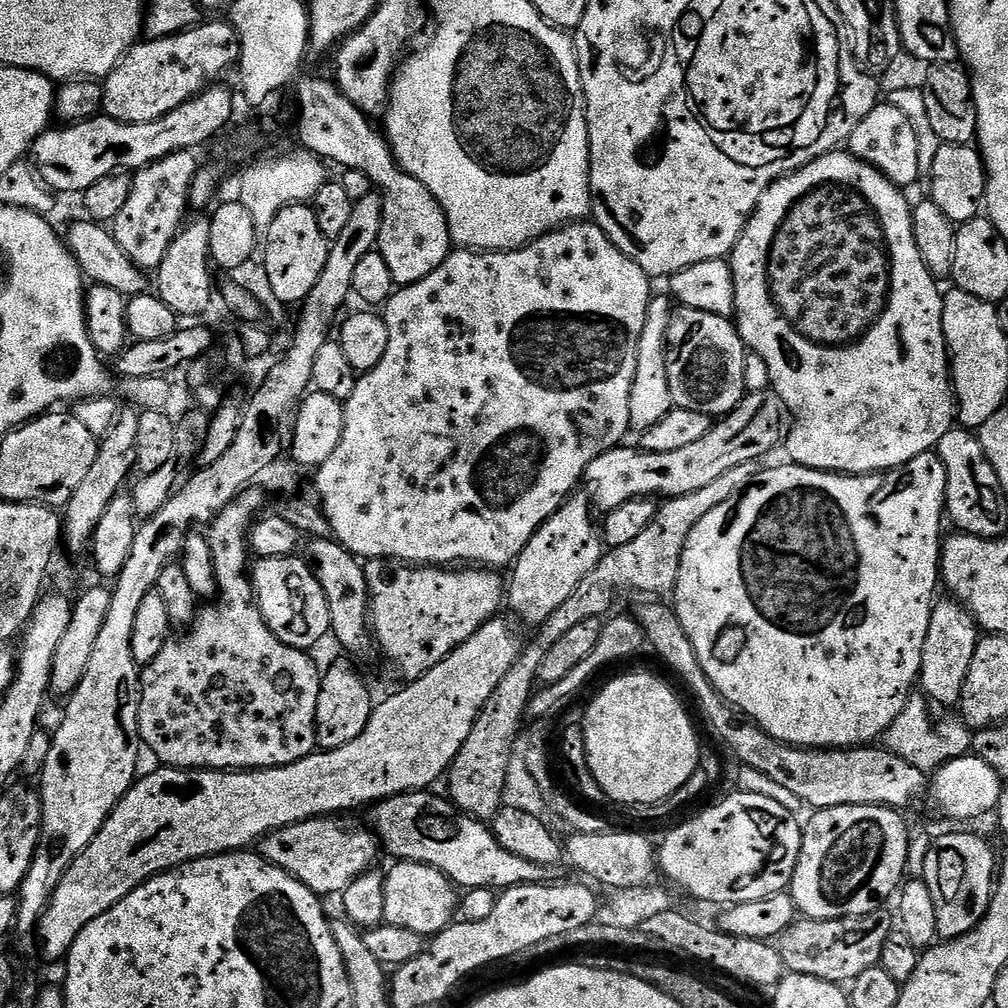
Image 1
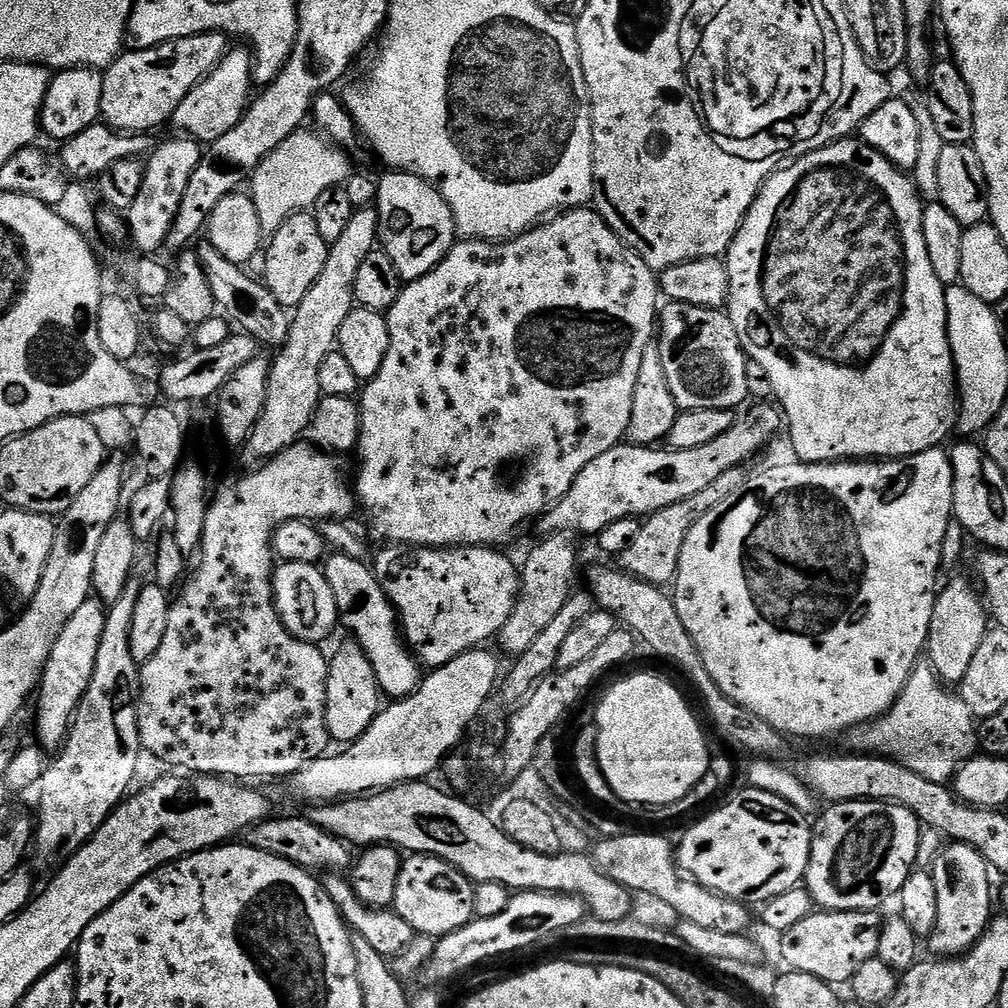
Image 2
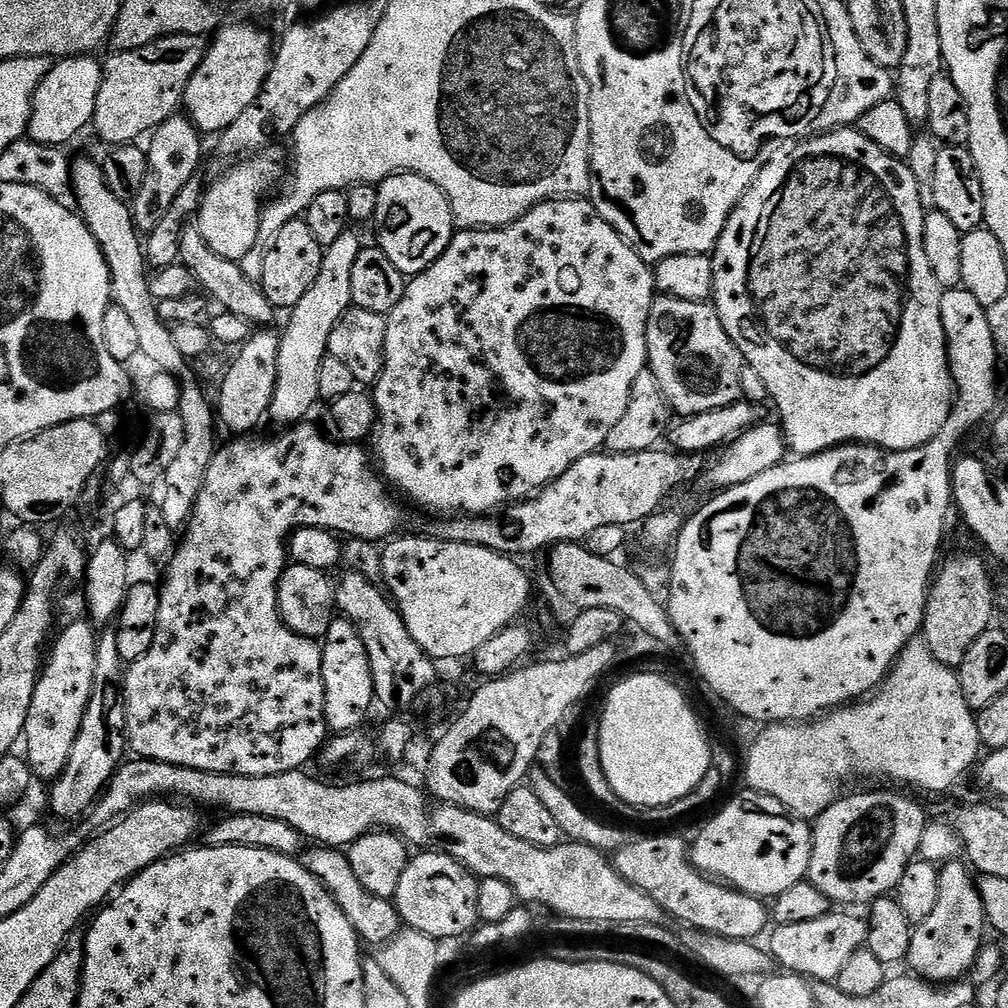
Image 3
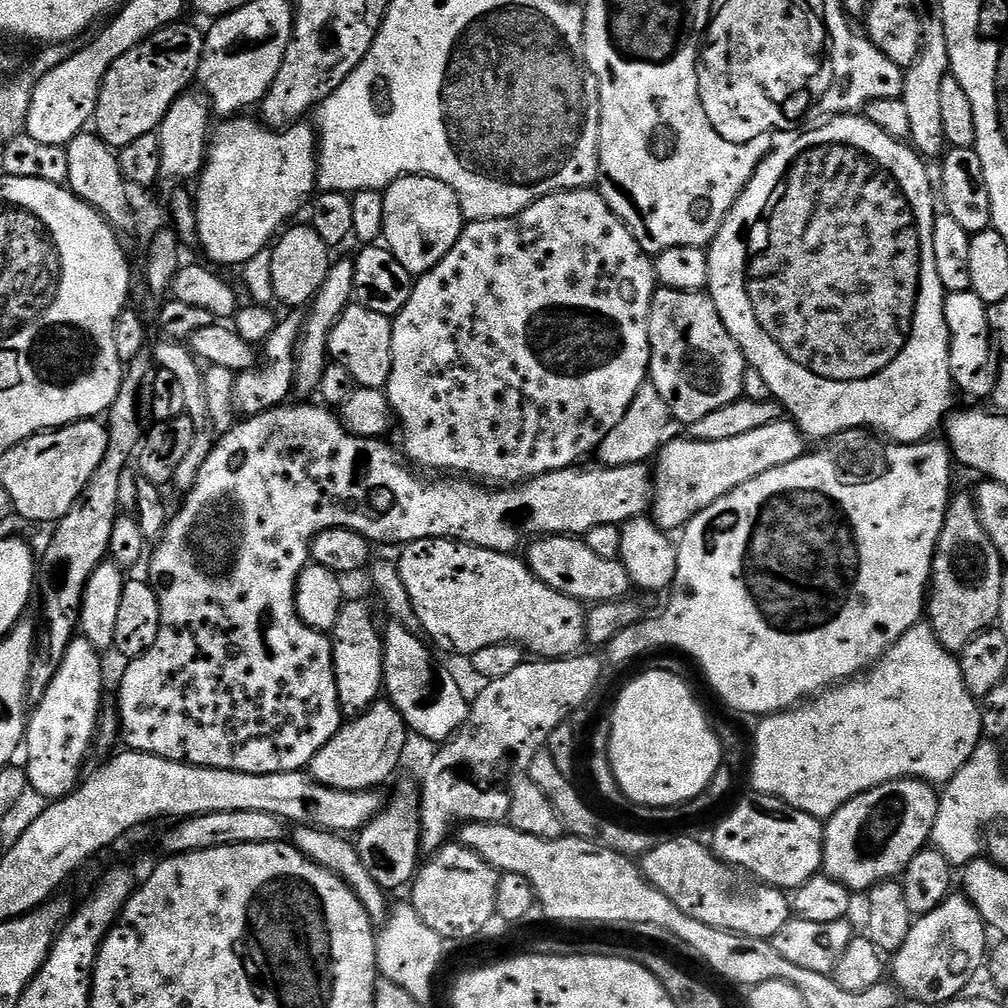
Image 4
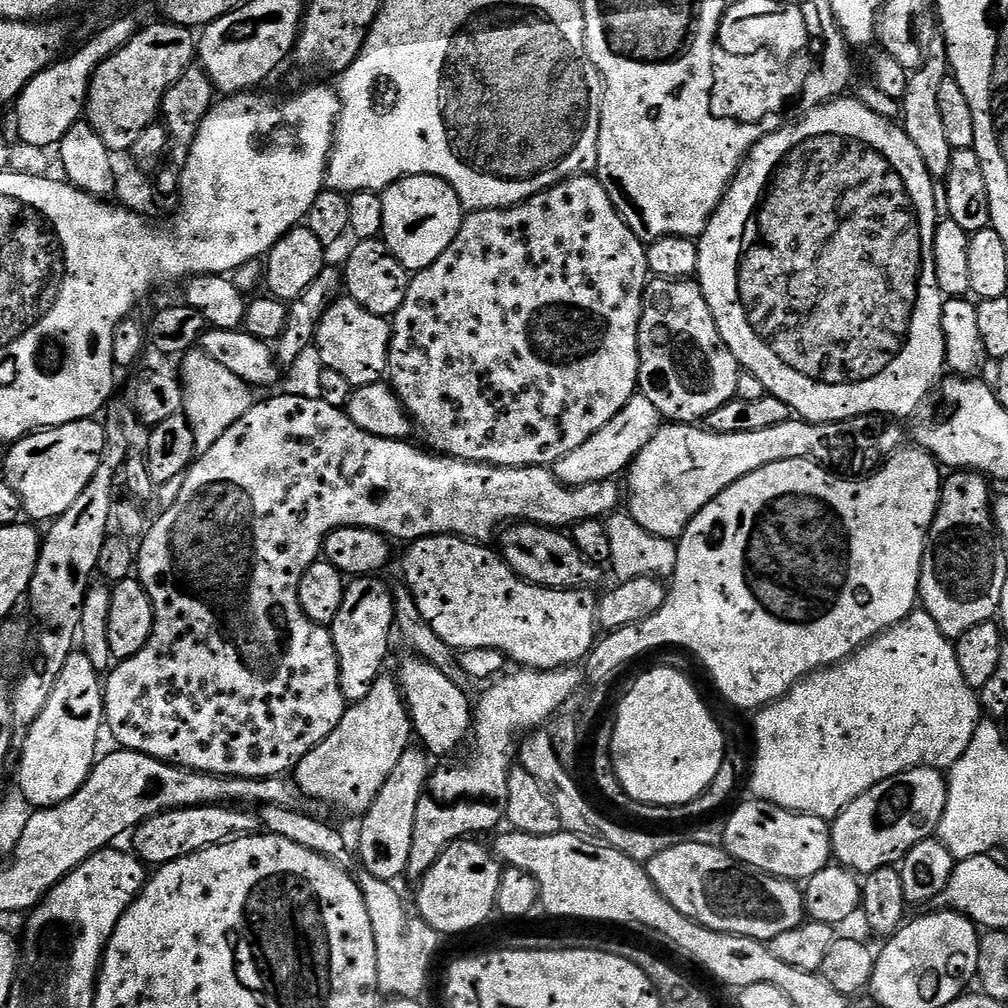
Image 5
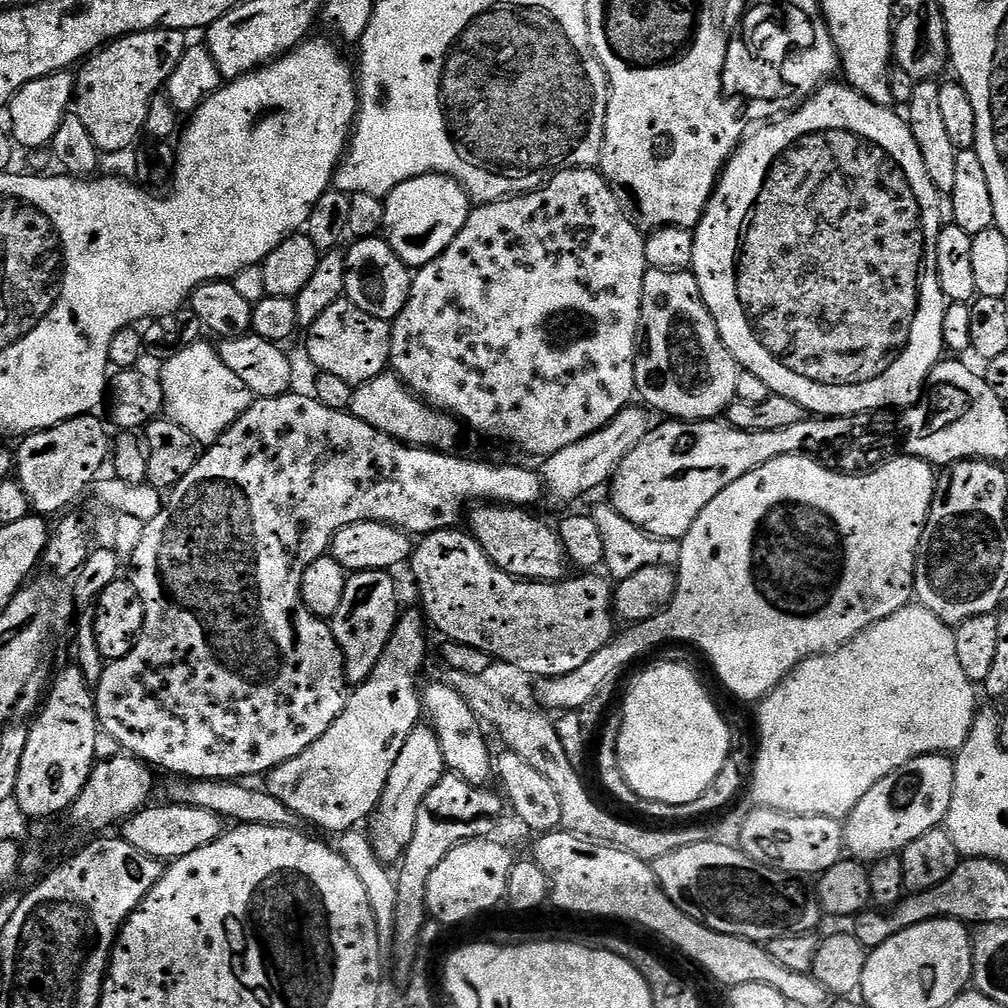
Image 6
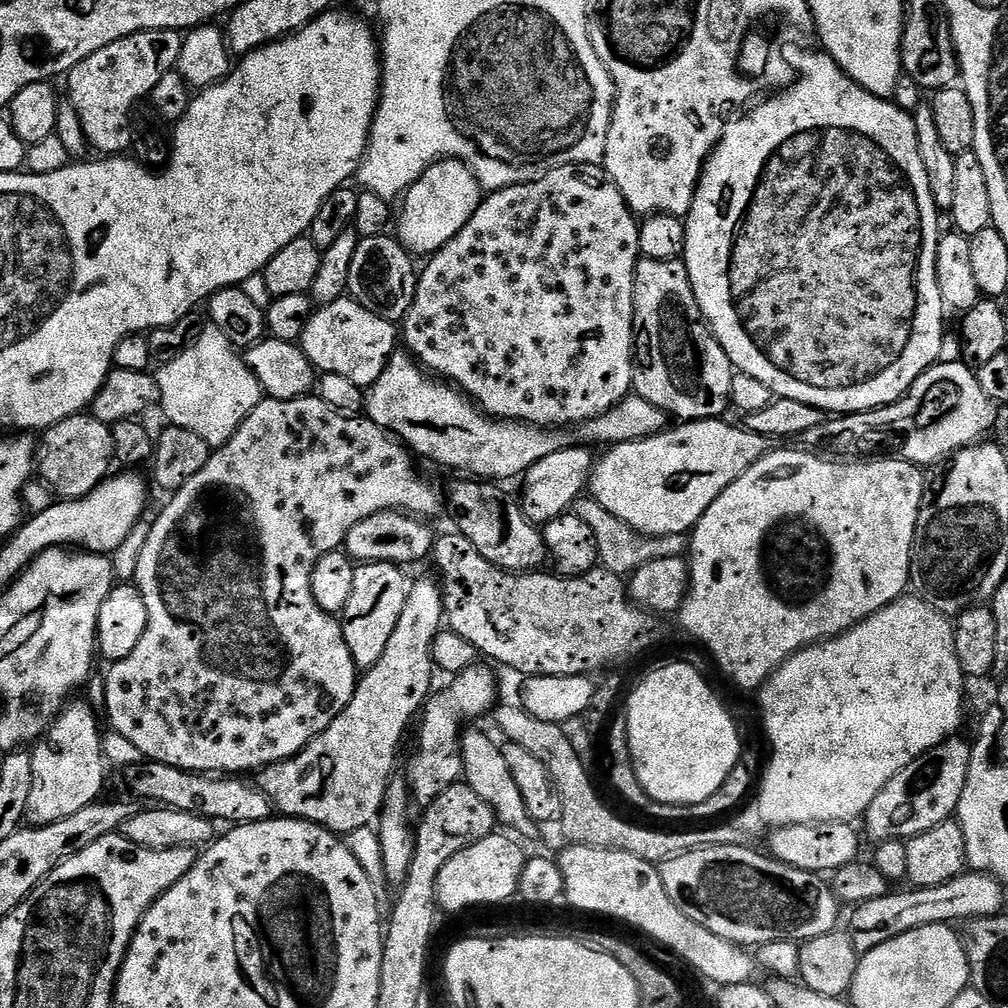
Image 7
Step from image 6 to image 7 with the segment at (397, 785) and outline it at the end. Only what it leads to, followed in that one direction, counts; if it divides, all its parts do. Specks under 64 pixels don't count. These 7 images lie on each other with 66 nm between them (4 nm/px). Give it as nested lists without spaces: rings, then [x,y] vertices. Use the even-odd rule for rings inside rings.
[[[477,662],[471,664],[466,670],[455,673],[451,677],[451,684],[446,688],[433,691],[424,703],[424,707],[420,714],[420,732],[418,734],[418,748],[413,752],[408,766],[406,768],[405,783],[408,785],[409,795],[420,806],[427,806],[438,794],[442,794],[446,789],[457,783],[462,776],[462,772],[456,769],[456,764],[460,758],[460,737],[462,735],[462,727],[460,723],[463,720],[472,720],[468,722],[476,722],[479,716],[484,716],[493,711],[496,700],[496,680],[492,677],[492,672],[488,668],[483,668],[483,663]]]

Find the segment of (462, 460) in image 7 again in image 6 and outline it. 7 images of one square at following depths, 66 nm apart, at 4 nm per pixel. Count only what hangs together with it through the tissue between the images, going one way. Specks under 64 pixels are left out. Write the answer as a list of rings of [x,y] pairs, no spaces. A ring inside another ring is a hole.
[[[385,370],[378,378],[359,385],[353,391],[350,411],[362,422],[374,426],[374,430],[393,436],[401,444],[411,444],[417,448],[433,450],[455,449],[452,447],[456,444],[457,421],[449,413],[433,408],[431,404],[421,400],[391,370]]]

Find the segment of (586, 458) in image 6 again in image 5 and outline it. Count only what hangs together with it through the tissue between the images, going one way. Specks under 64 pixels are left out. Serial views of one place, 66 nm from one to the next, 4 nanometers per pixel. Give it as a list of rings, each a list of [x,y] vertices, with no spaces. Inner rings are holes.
[[[631,396],[626,406],[622,406],[622,410],[618,410],[618,414],[614,414],[614,418],[610,418],[610,422],[602,426],[598,434],[594,434],[594,438],[590,438],[585,444],[578,446],[578,450],[572,450],[558,461],[554,466],[556,476],[569,488],[619,477],[620,471],[621,475],[631,468],[636,455],[647,446],[650,438],[654,438],[661,426],[662,417],[658,406],[654,406],[654,402],[650,402],[650,398],[645,396]]]

